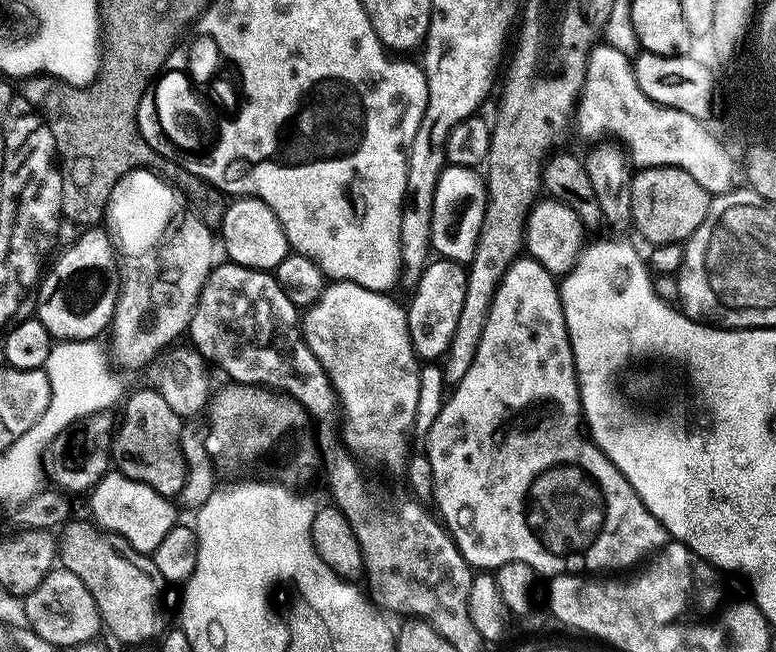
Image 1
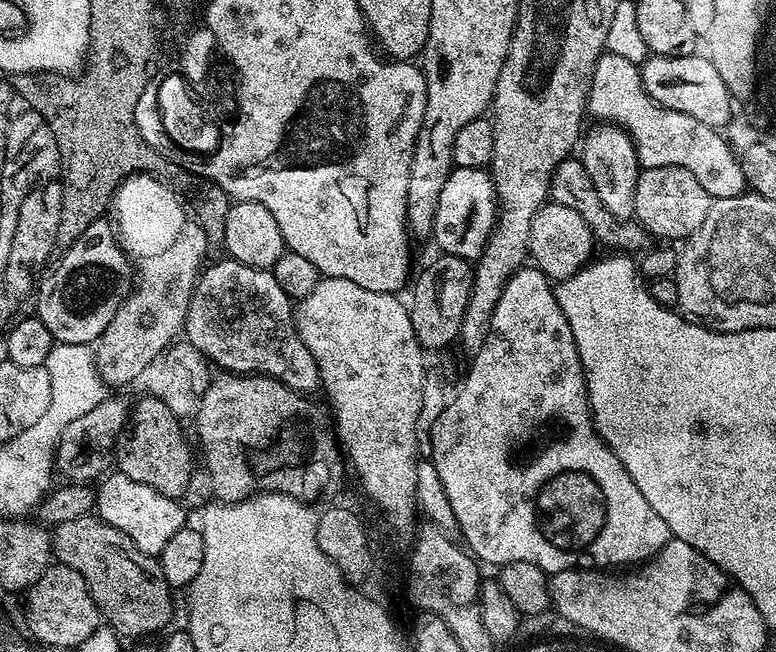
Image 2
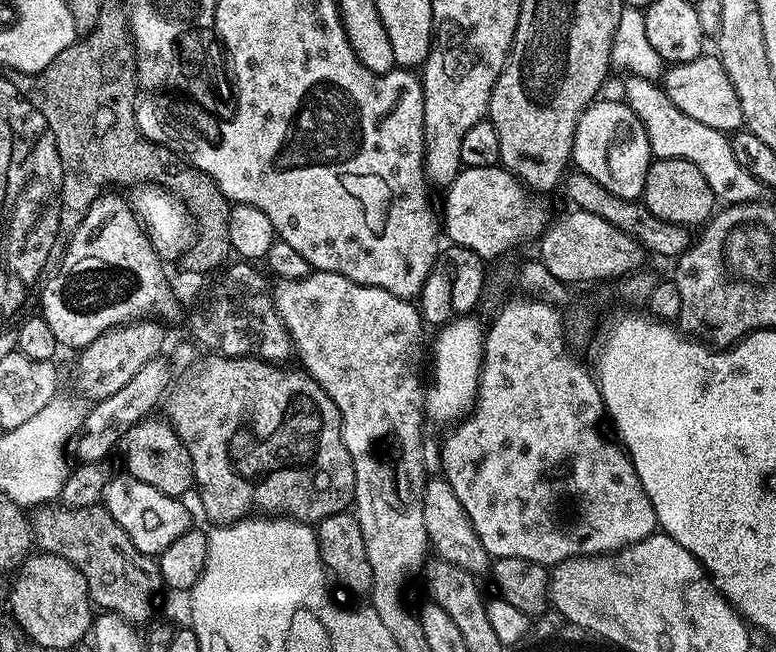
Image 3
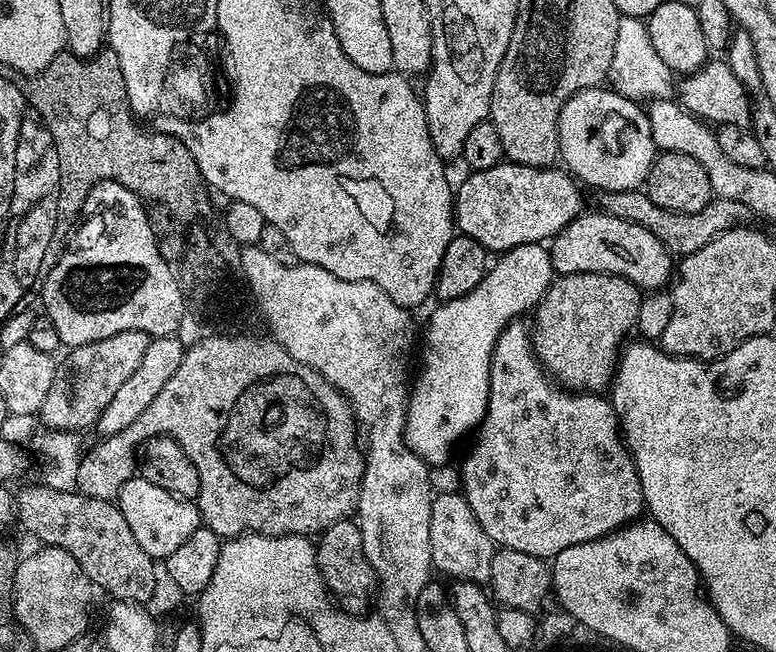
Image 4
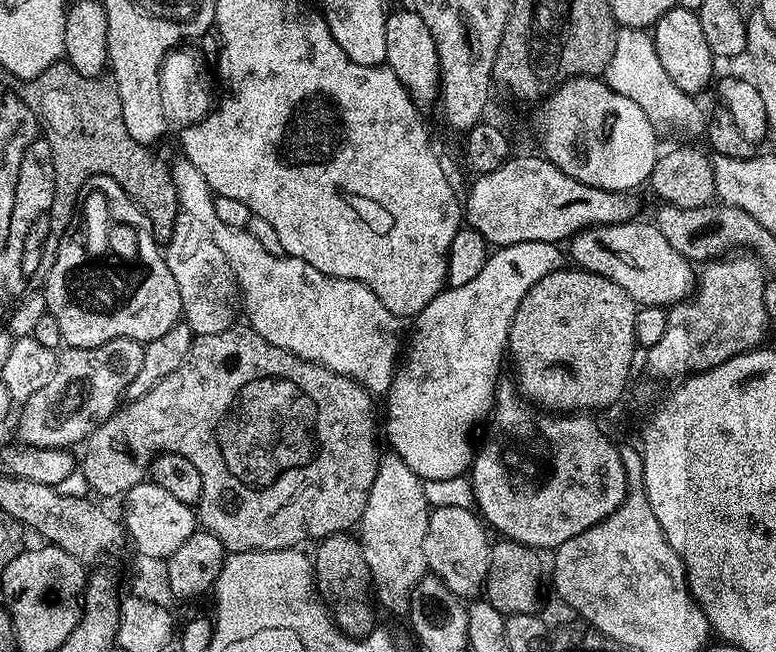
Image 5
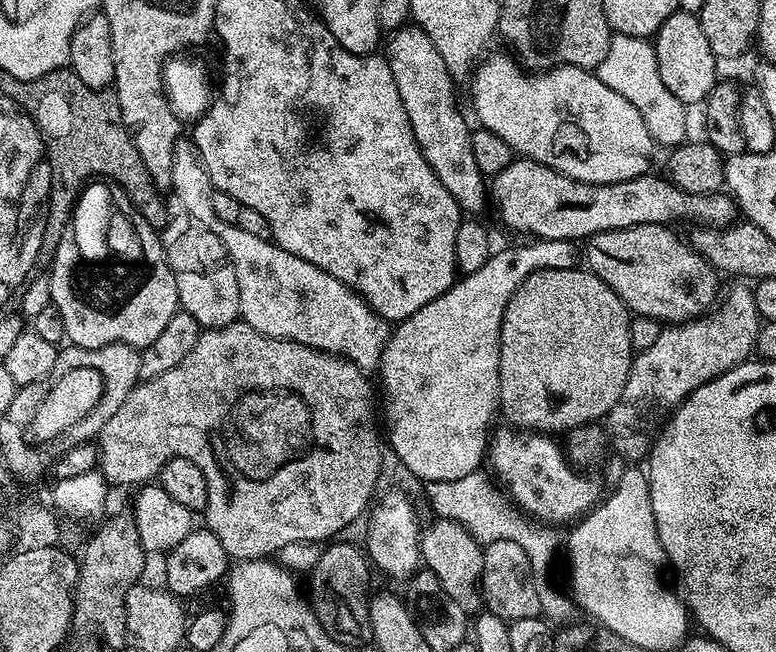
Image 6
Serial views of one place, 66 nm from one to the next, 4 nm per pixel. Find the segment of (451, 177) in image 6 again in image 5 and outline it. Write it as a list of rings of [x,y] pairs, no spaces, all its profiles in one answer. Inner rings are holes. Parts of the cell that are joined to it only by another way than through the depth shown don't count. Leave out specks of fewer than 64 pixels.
[[[405,6],[401,12],[388,12],[386,22],[386,67],[402,82],[402,86],[412,95],[413,102],[421,109],[427,110],[428,107],[437,103],[440,94],[440,59],[438,50],[434,46],[434,34],[430,34],[430,26],[422,22],[422,18],[411,7]]]

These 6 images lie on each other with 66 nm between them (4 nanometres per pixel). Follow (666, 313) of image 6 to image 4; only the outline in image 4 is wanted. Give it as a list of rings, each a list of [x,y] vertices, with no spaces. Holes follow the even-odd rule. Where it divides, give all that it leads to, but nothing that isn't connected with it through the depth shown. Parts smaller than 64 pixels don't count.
[[[603,210],[595,211],[585,211],[552,237],[550,251],[554,272],[562,276],[579,272],[609,272],[625,276],[642,290],[663,289],[669,283],[668,275],[671,272],[673,275],[674,260],[662,242],[658,242],[650,230],[634,222],[609,216]]]

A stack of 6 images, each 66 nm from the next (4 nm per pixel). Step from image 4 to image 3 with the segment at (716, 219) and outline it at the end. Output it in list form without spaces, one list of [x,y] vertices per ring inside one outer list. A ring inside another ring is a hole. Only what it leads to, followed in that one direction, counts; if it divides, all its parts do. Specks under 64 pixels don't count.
[[[579,170],[569,171],[562,181],[563,188],[565,194],[568,195],[569,202],[572,203],[569,205],[573,209],[598,214],[598,218],[610,222],[610,226],[634,237],[651,255],[653,252],[656,256],[679,258],[688,249],[689,229],[683,228],[680,224],[662,222],[658,218],[654,218],[654,214],[650,214],[650,210],[643,202],[626,200],[618,198],[616,194],[610,194],[610,190],[606,190],[606,186],[598,186],[598,182],[594,182],[594,178],[590,178],[590,174]]]

